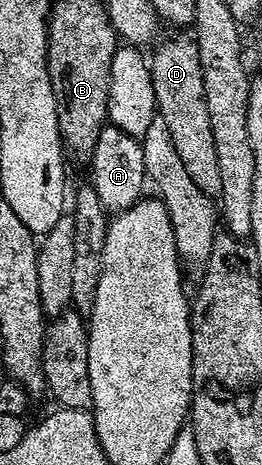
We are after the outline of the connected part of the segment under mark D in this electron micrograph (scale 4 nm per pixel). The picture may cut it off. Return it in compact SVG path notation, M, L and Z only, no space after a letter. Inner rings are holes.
M191 40L171 42L151 56L149 63L157 102L156 109L165 120L175 152L202 192L212 198L218 197L221 190L221 170L218 169L211 115L204 95L198 45Z

